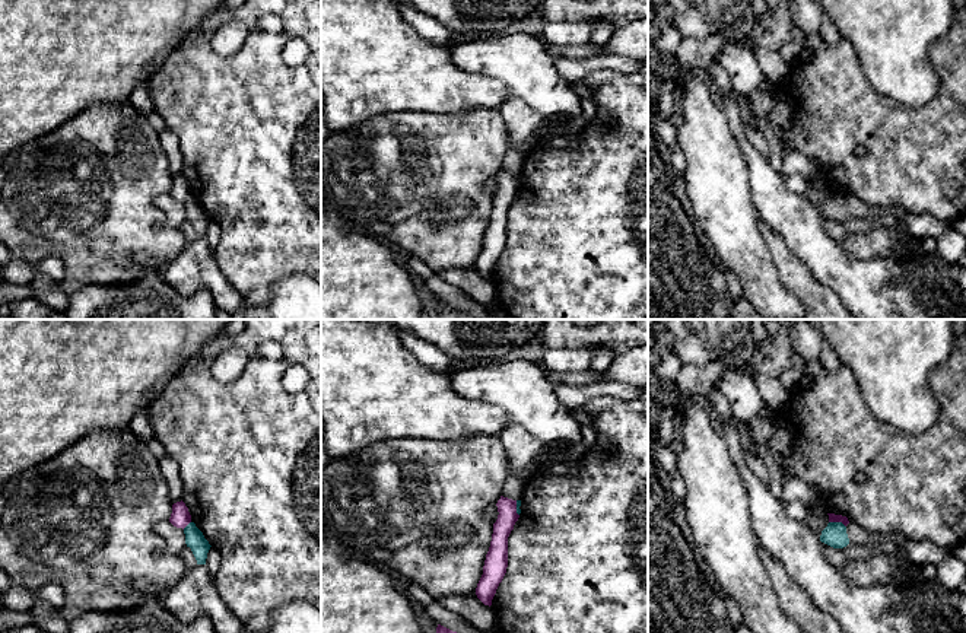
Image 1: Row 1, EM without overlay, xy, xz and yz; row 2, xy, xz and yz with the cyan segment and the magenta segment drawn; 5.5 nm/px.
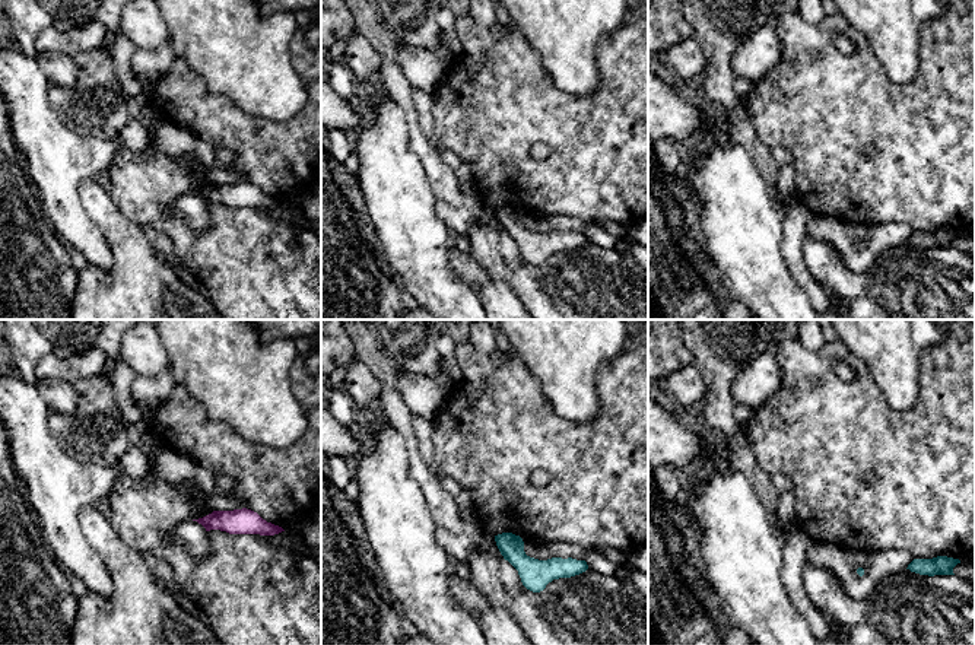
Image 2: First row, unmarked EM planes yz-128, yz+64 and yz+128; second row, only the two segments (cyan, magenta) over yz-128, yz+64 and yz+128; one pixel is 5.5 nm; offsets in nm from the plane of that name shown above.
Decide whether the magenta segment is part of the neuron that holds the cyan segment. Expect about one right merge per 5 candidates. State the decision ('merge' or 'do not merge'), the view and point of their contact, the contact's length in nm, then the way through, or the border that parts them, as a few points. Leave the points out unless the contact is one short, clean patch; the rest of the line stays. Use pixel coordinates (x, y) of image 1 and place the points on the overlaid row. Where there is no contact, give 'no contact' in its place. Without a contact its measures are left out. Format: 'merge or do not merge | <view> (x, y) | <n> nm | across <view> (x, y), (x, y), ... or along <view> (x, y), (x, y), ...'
do not merge | yz (838, 522) | 100 nm

